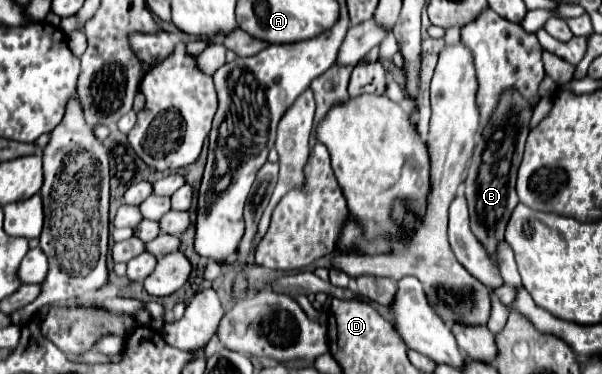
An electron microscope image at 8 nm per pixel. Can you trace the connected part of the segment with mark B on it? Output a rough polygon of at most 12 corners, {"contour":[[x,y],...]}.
{"contour":[[506,92],[474,148],[470,228],[494,256],[532,112]]}

